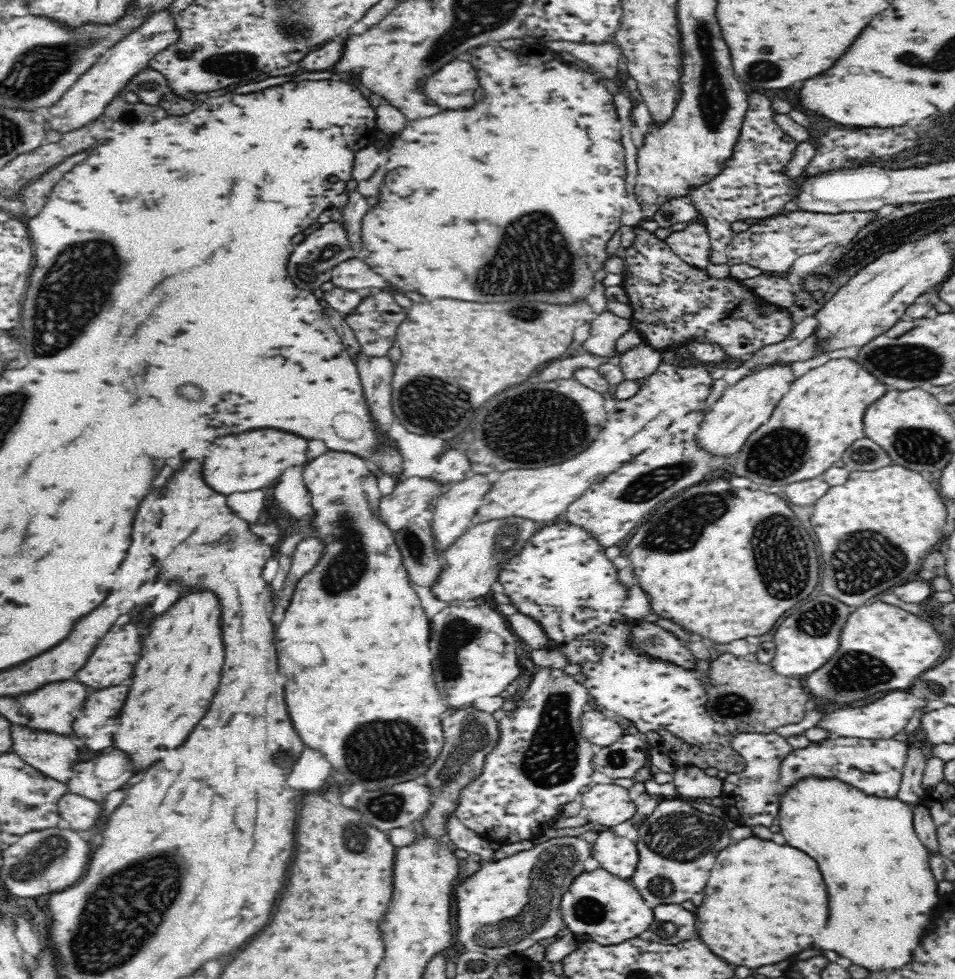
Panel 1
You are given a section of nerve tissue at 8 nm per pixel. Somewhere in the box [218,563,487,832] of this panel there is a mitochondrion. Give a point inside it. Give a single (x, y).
(384, 749)

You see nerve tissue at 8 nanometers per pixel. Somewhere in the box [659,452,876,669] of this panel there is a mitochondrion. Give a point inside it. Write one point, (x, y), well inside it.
(783, 568)

